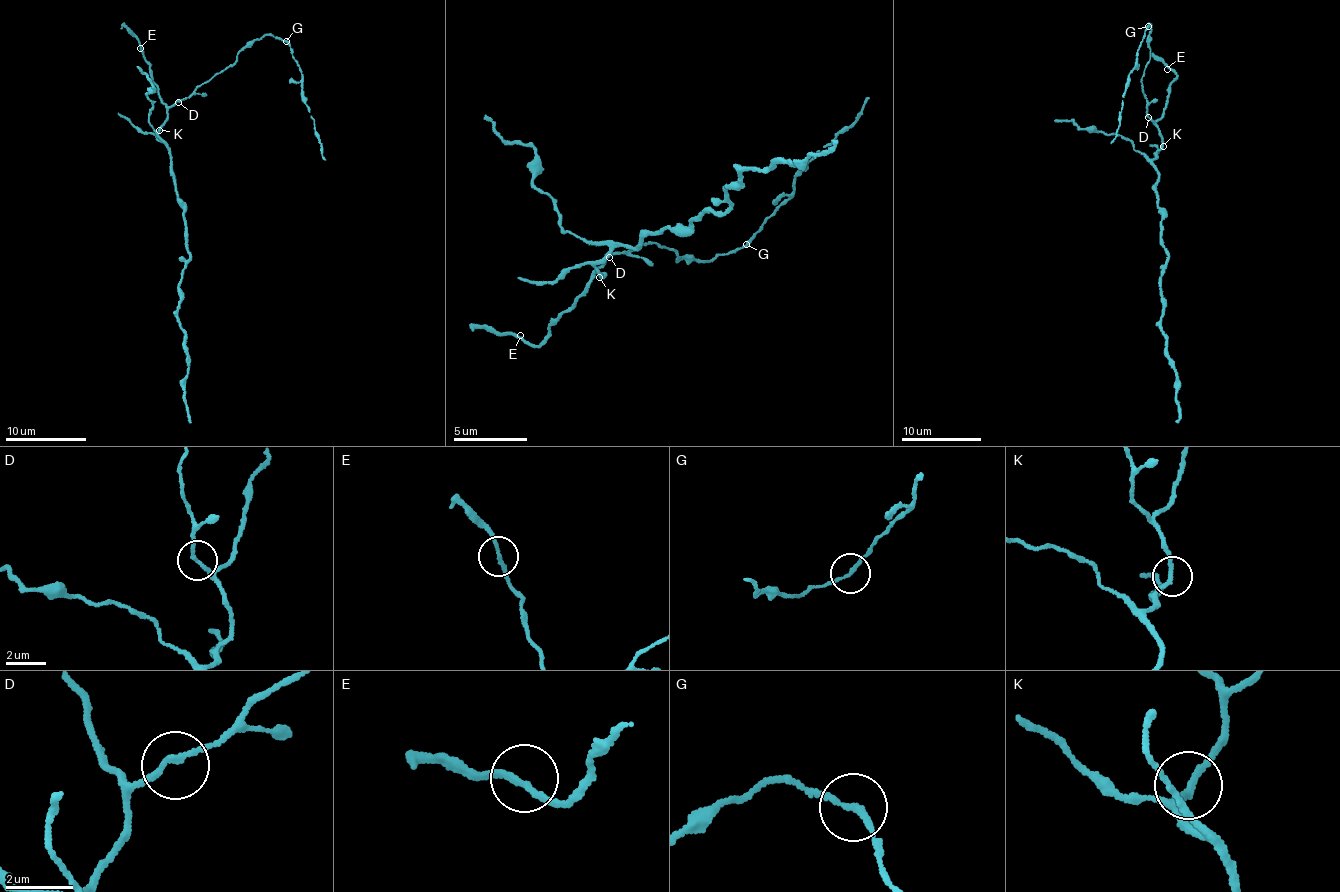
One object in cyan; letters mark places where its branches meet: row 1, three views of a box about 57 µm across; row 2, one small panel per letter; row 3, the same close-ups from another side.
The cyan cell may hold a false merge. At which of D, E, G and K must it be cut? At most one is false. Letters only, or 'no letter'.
no letter

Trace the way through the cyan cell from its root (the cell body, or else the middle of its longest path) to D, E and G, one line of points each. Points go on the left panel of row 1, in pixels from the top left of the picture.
D: (161, 129), (168, 110), (178, 102)
E: (161, 129), (168, 106), (159, 97), (157, 84), (152, 81), (152, 70), (140, 48)
G: (161, 129), (168, 110), (223, 72), (257, 39), (270, 35), (285, 41)

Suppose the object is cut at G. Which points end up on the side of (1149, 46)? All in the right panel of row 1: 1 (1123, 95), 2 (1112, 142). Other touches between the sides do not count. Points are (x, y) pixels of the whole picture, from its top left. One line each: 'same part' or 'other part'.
1: other part
2: other part

